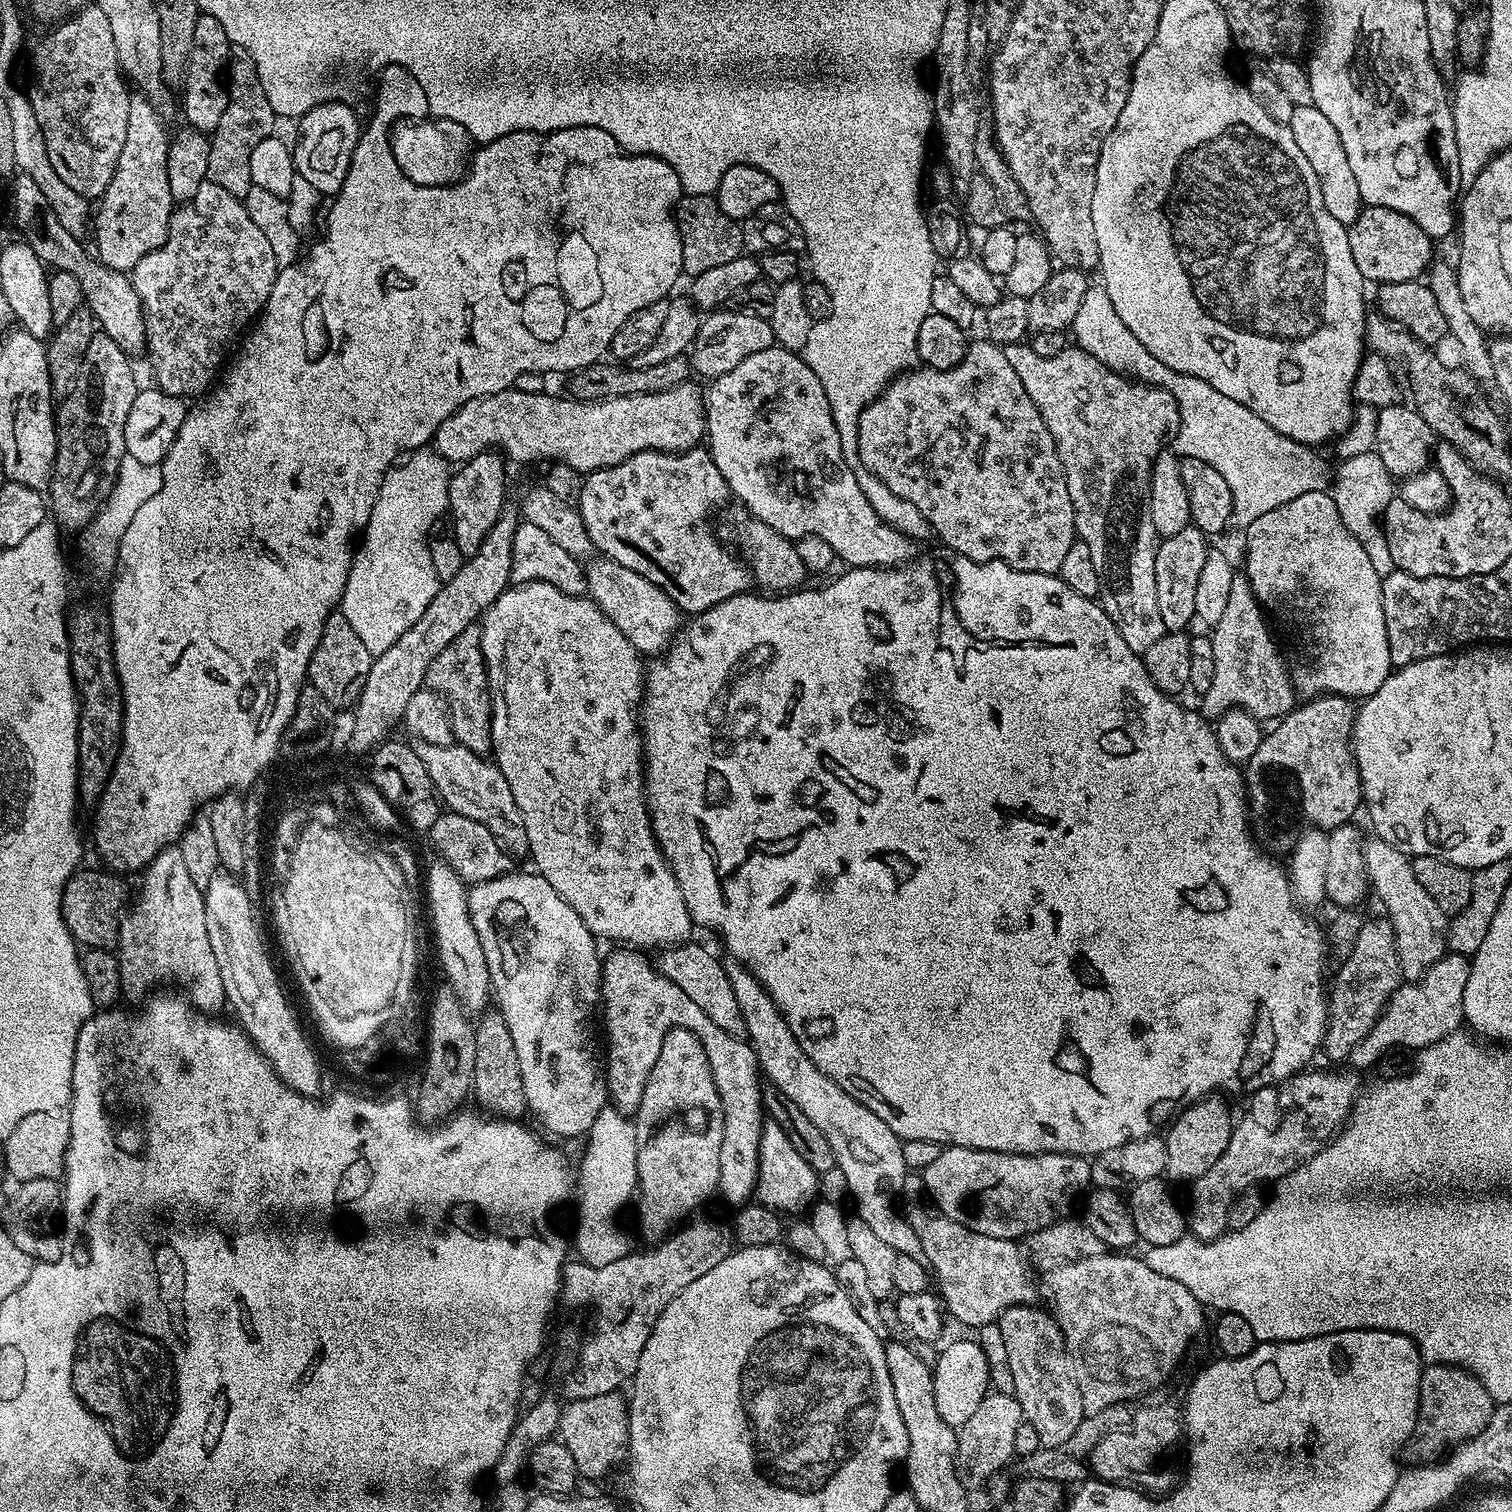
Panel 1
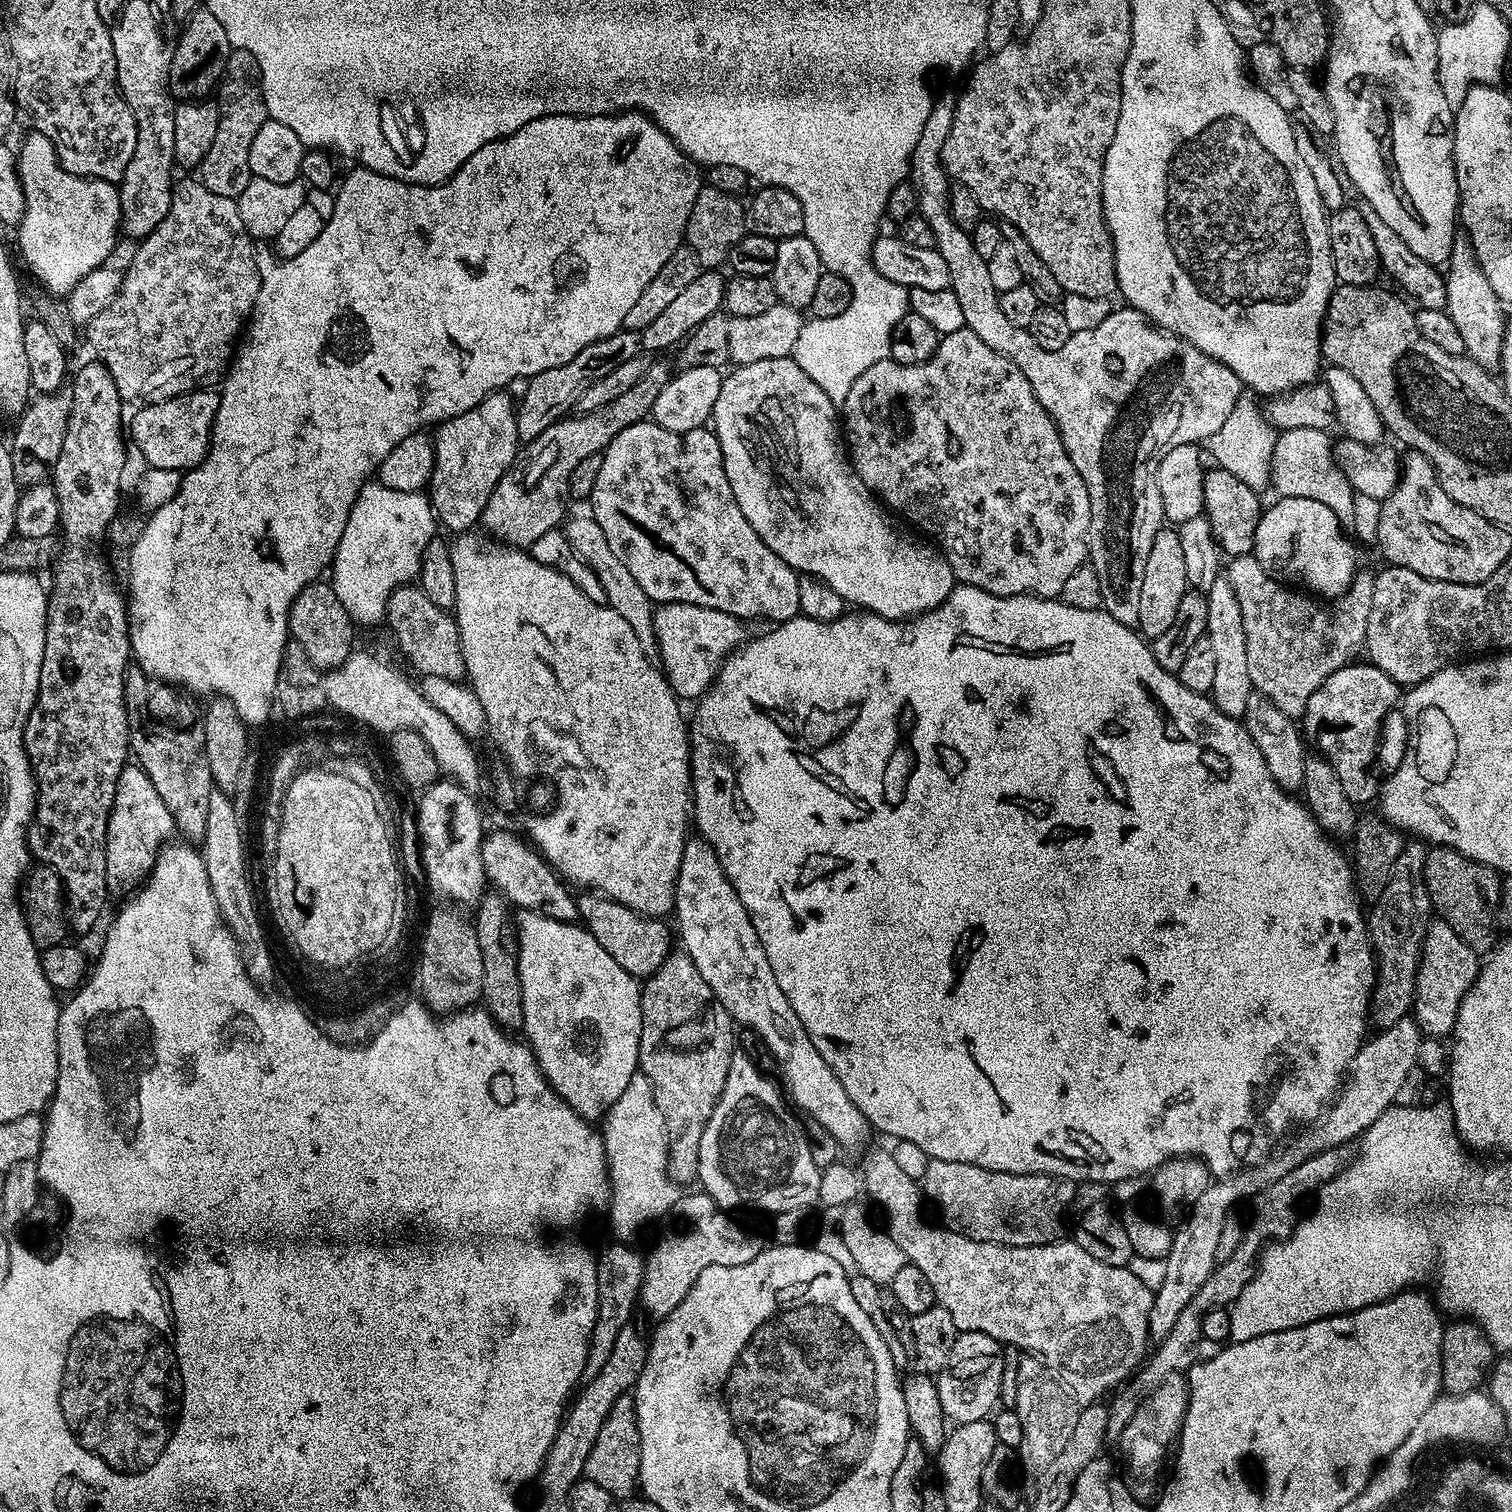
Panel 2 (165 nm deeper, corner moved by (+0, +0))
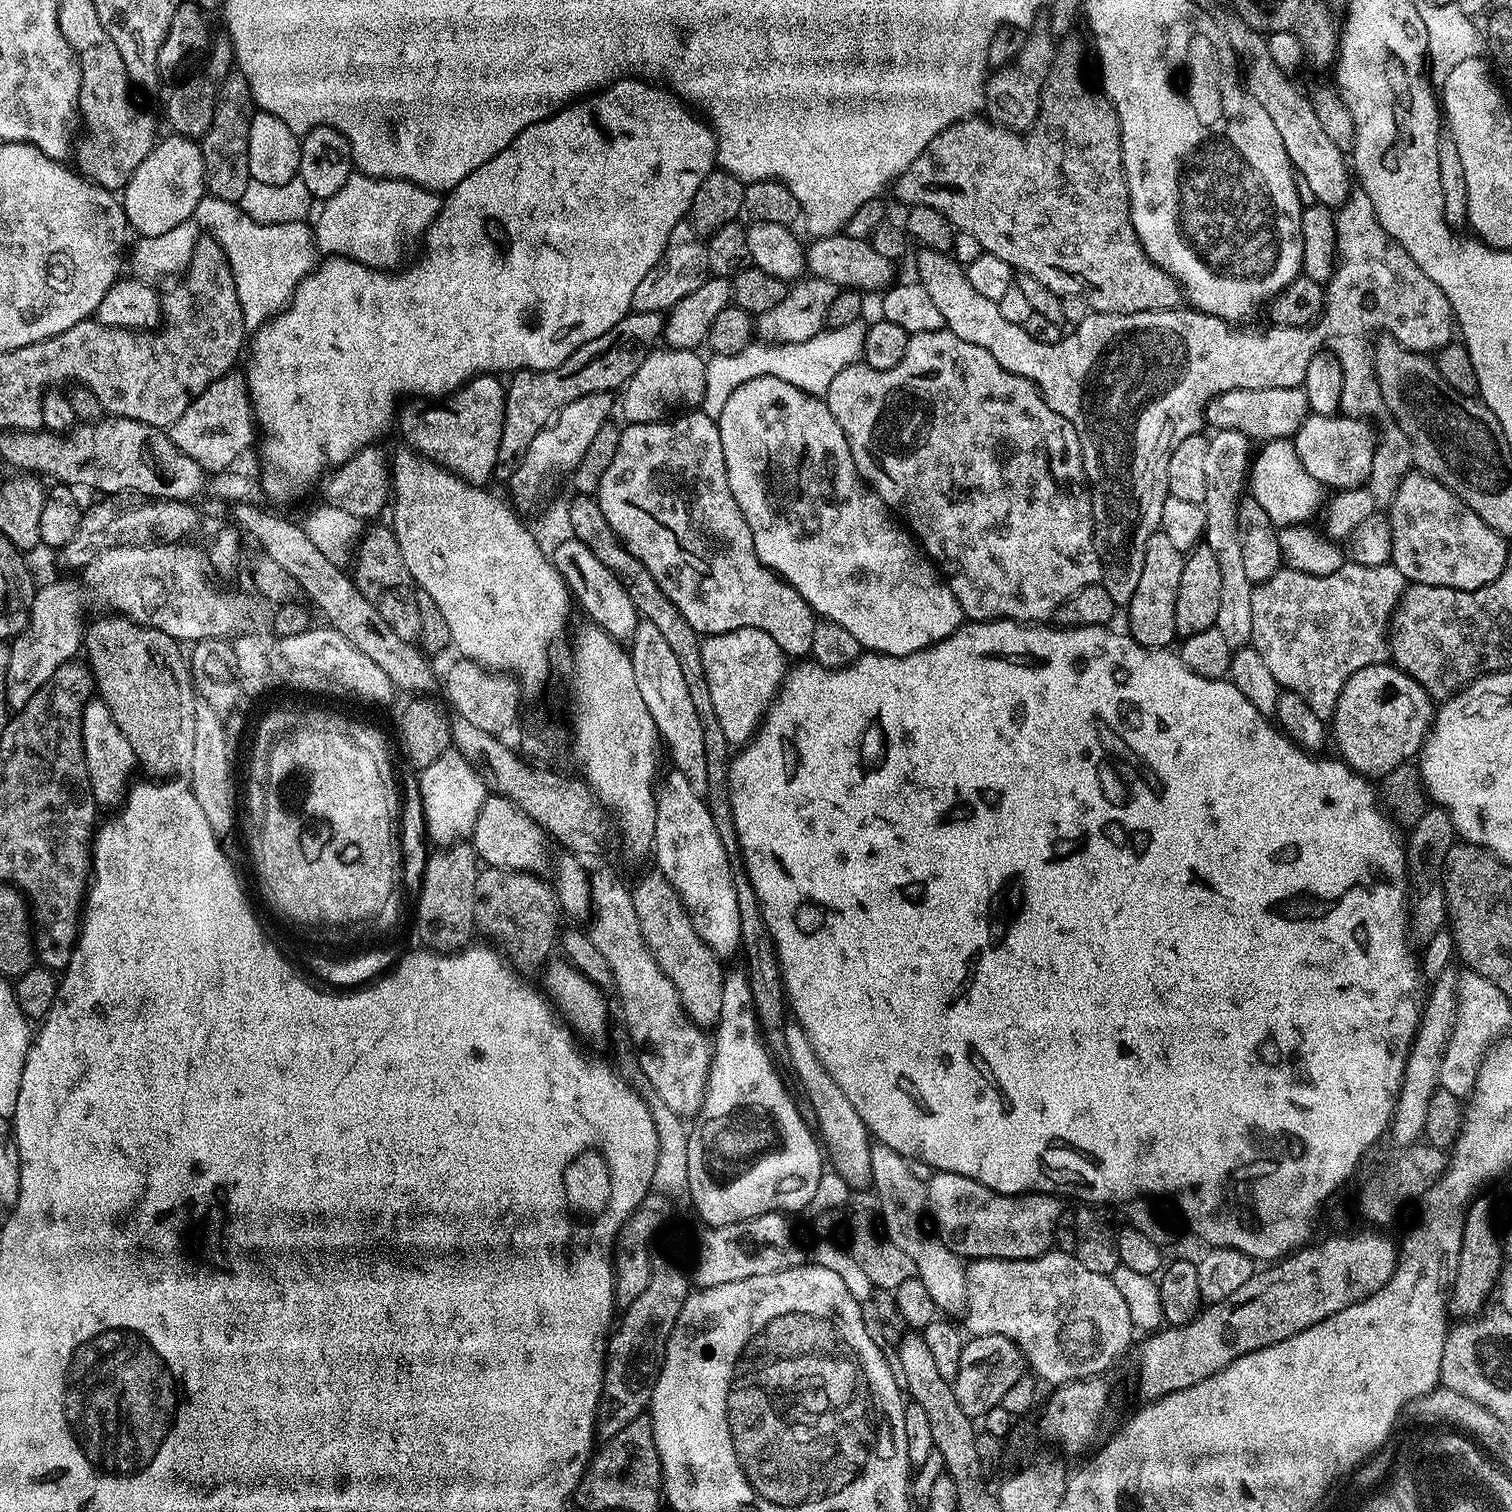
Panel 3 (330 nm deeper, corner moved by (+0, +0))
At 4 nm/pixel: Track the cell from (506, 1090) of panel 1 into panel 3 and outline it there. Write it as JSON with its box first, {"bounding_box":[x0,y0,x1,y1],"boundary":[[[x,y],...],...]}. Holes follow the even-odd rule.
{"bounding_box":[474,866,562,974],"boundary":[[[484,866],[474,882],[476,928],[489,936],[485,937],[504,953],[512,967],[521,974],[529,974],[536,967],[539,969],[549,959],[547,956],[551,954],[552,947],[557,947],[561,931],[562,909],[556,900],[556,889],[547,879],[540,879],[544,878],[531,872]]]}

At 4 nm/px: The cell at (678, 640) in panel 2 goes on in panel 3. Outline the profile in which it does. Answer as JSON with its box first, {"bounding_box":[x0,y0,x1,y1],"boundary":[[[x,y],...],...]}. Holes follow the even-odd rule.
{"bounding_box":[700,628,786,746],"boundary":[[[753,628],[704,636],[700,648],[702,670],[710,688],[714,713],[722,724],[729,745],[743,746],[756,735],[764,713],[777,699],[786,675],[784,652],[770,634]]]}

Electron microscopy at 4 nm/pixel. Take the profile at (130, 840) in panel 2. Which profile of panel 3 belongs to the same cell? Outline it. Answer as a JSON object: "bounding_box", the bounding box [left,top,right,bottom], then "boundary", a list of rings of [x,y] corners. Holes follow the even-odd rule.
{"bounding_box":[80,698,138,809],"boundary":[[[89,698],[85,701],[80,715],[80,734],[92,798],[101,809],[112,807],[115,809],[123,801],[130,787],[128,775],[131,774],[132,767],[135,769],[138,764],[134,751],[130,748],[130,743],[126,742],[125,735],[119,730],[118,723],[114,722],[110,710],[99,698]]]}

